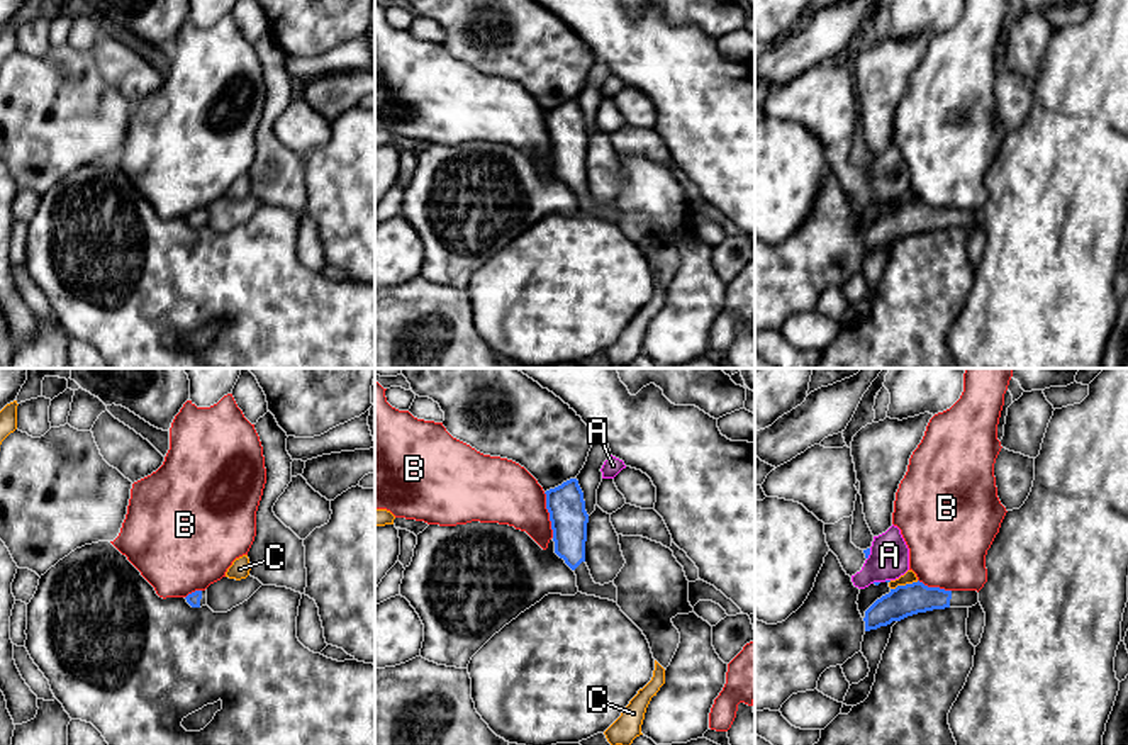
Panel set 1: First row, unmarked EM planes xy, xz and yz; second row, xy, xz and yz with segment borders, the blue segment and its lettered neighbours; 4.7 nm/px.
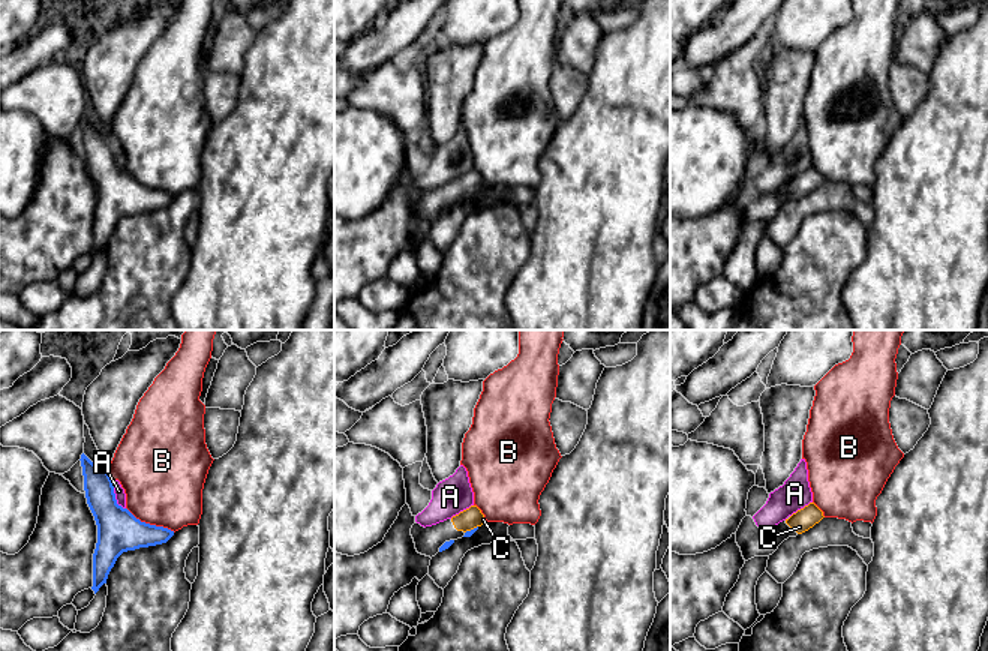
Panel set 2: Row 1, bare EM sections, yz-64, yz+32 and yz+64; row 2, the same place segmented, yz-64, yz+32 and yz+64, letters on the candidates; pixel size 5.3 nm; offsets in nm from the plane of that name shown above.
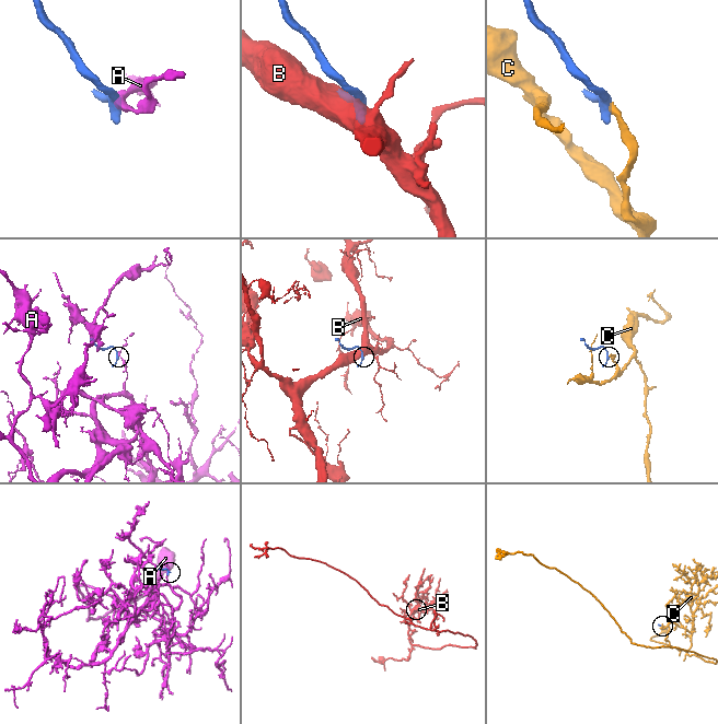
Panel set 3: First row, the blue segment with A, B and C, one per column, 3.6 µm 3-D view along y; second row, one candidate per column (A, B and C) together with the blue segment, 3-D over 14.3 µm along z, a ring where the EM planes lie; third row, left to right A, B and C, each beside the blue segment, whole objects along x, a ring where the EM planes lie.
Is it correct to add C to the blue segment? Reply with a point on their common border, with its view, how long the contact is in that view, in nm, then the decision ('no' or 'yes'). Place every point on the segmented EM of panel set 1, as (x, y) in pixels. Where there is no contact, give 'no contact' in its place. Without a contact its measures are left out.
meets blue in yz at (906, 584); contact 140 nm long; no

